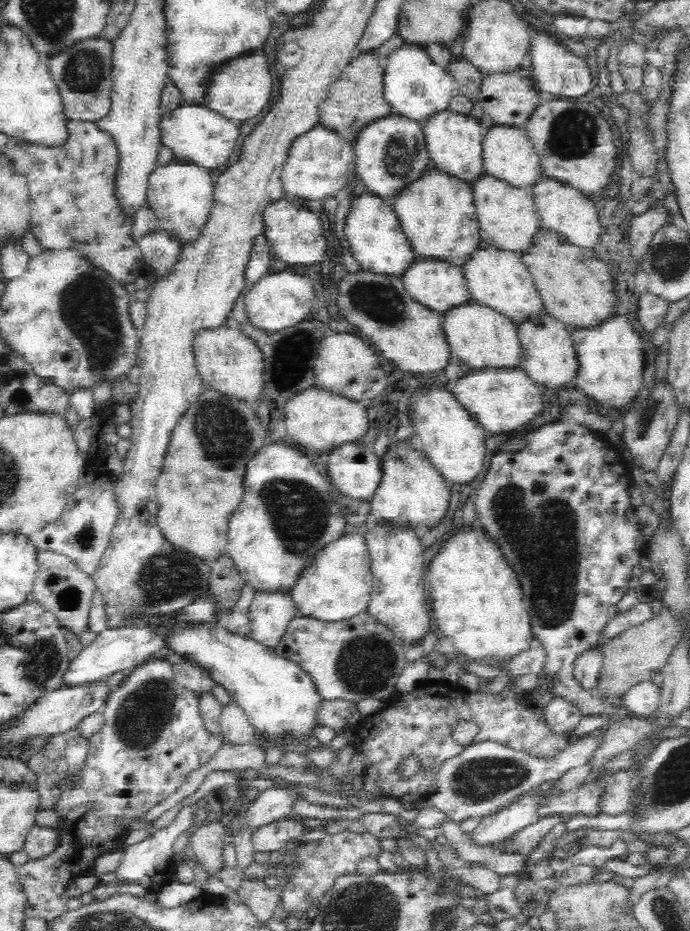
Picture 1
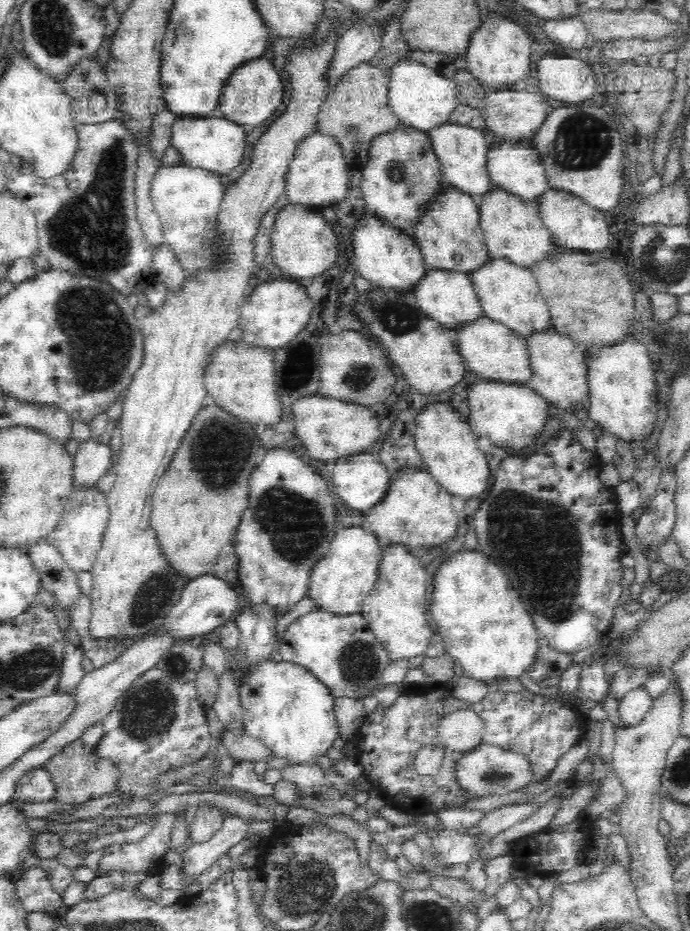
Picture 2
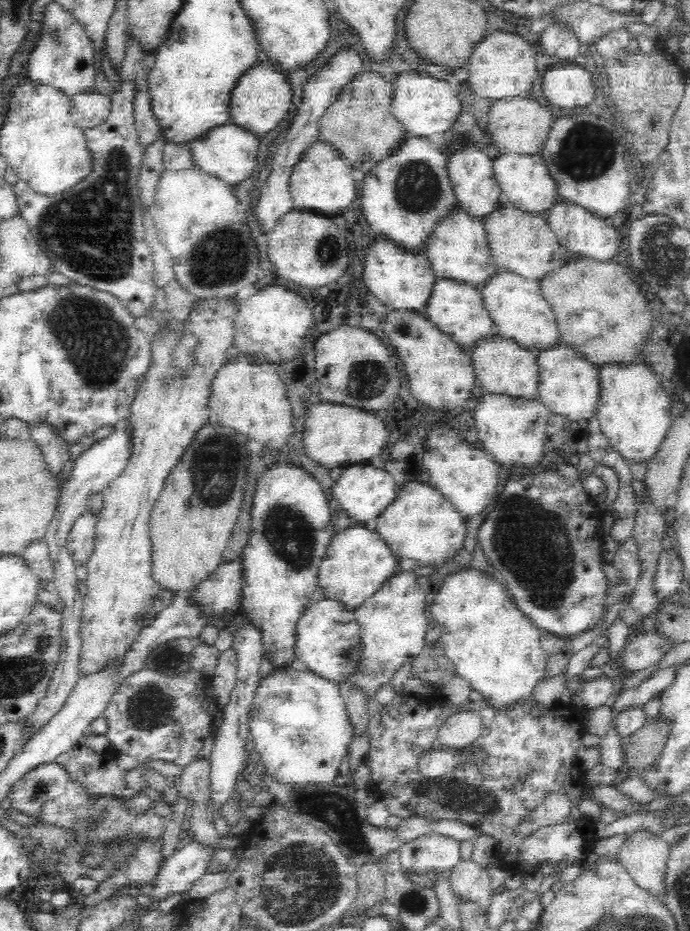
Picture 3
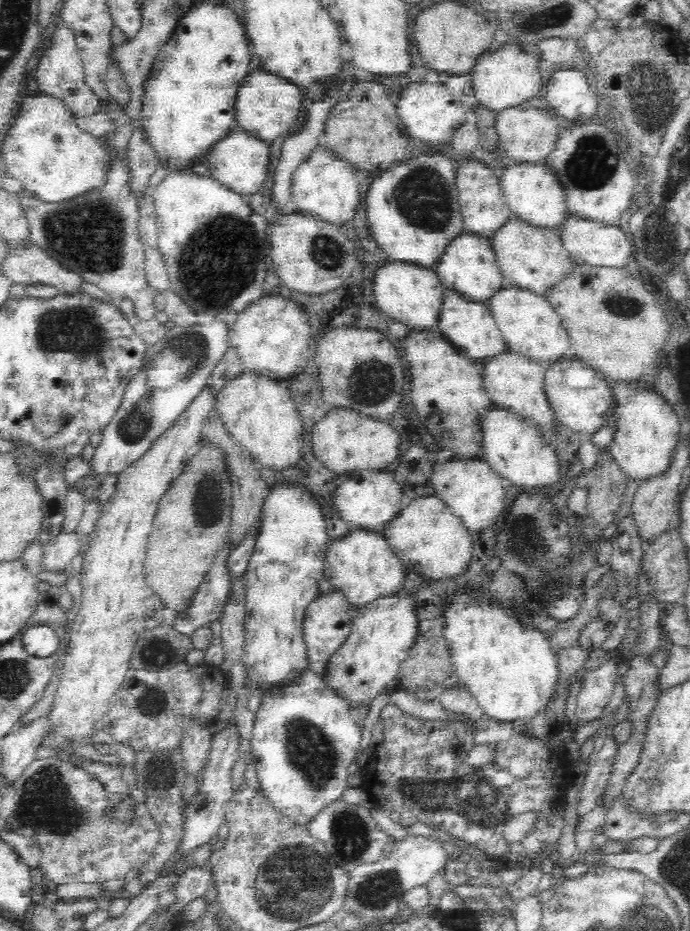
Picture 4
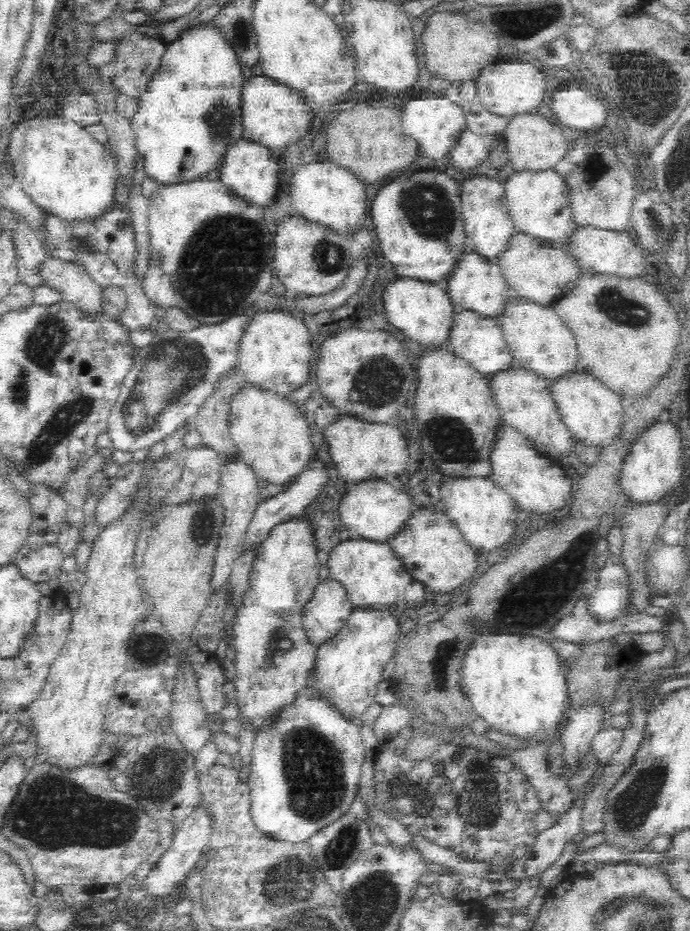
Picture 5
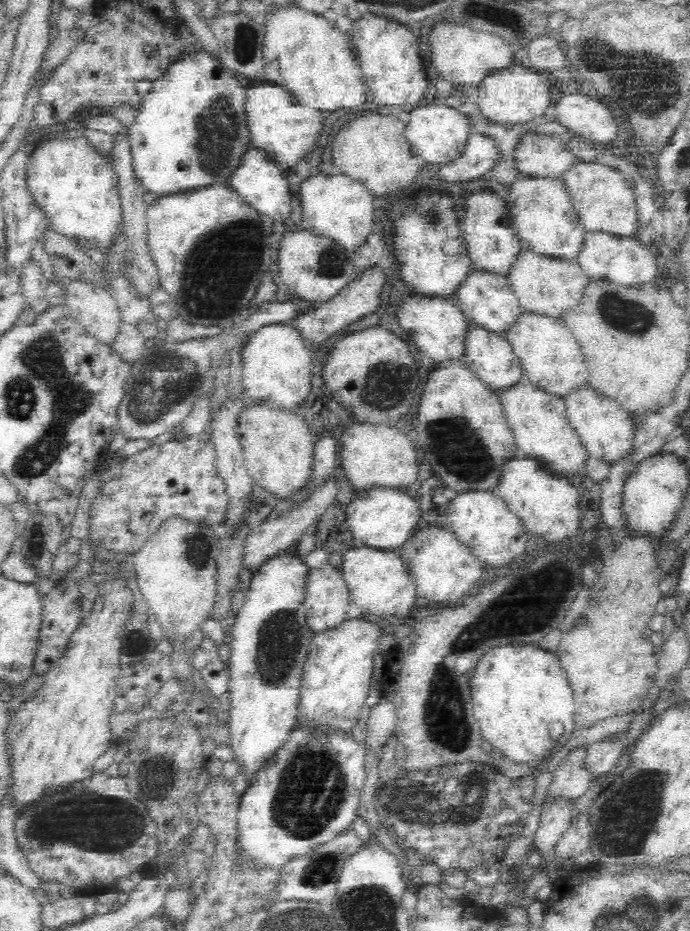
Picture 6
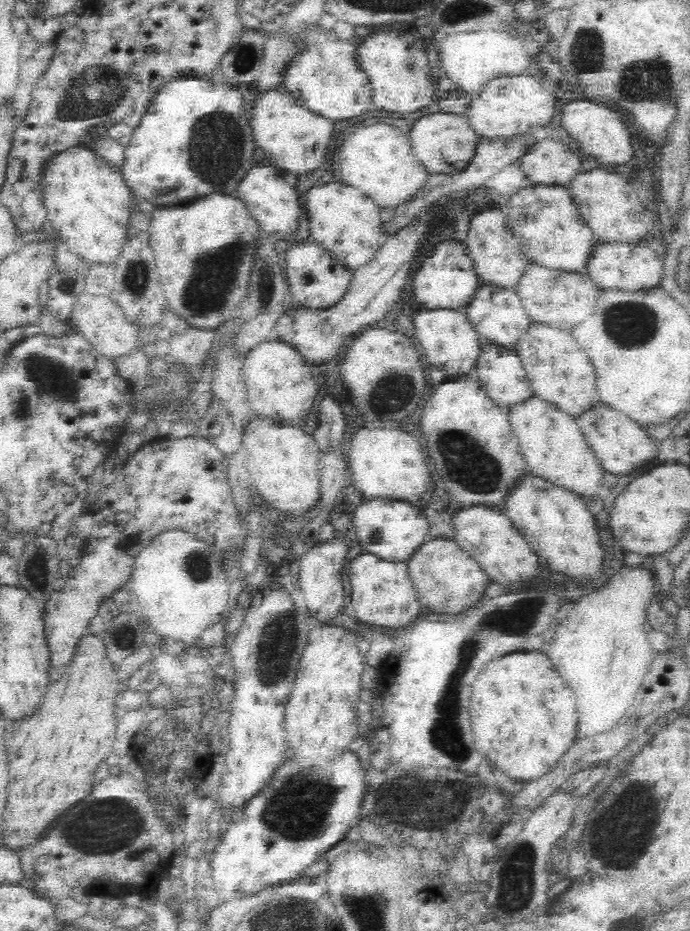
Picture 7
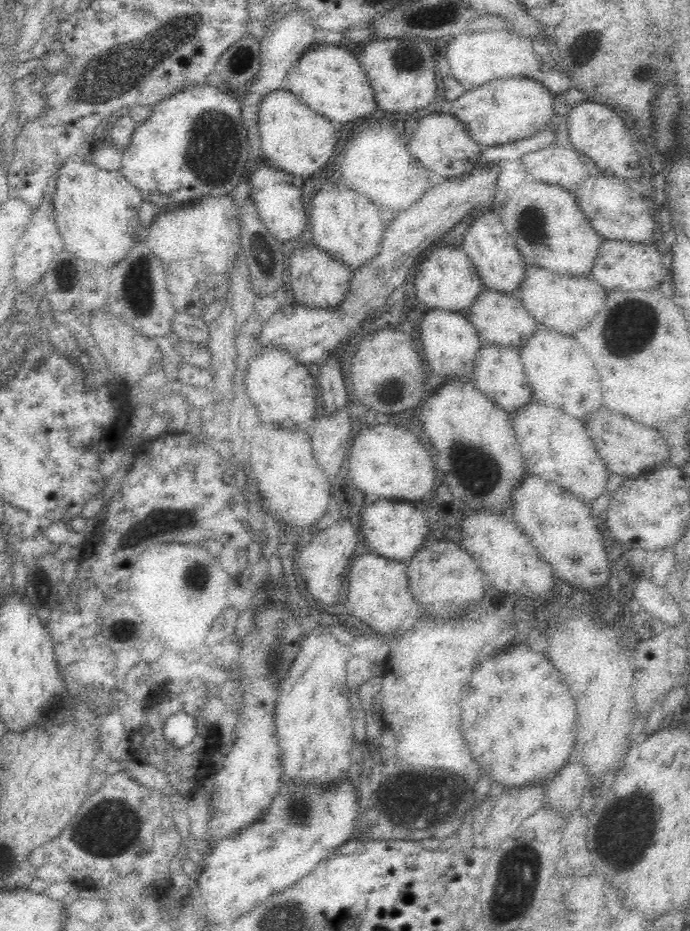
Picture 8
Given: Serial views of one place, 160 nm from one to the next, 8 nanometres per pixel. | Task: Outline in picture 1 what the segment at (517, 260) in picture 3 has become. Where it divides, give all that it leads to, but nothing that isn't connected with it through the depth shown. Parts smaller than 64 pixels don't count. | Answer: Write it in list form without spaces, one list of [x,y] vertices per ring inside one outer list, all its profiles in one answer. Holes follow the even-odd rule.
[[[484,174],[472,184],[473,199],[479,229],[487,244],[521,255],[524,250],[534,248],[534,240],[540,232],[541,222],[535,209],[533,189],[515,189],[506,182]]]

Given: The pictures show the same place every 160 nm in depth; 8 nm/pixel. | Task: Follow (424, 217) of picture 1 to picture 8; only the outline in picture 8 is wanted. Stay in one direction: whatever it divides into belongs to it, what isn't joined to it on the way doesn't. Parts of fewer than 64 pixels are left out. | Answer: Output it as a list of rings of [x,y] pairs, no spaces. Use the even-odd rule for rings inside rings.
[[[485,286],[465,313],[470,324],[476,329],[480,342],[487,346],[506,346],[518,349],[530,332],[534,332],[534,328],[539,326],[536,319],[521,304],[517,295],[510,295],[508,292],[500,292]]]

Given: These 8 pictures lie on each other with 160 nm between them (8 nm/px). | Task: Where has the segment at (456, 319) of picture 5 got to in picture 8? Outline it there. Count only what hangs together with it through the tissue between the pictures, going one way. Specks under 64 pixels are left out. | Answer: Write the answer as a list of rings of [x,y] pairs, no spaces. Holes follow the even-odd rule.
[[[483,344],[475,362],[471,376],[475,386],[506,412],[514,412],[518,406],[535,399],[517,348]]]

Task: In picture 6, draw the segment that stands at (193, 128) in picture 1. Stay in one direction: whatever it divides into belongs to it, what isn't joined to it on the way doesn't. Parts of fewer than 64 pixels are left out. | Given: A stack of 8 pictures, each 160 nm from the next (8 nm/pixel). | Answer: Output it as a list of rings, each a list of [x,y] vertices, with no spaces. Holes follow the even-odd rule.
[[[251,148],[242,158],[238,170],[234,170],[229,187],[236,191],[260,216],[272,218],[282,224],[292,212],[297,214],[296,198],[290,195],[287,173],[262,150]]]

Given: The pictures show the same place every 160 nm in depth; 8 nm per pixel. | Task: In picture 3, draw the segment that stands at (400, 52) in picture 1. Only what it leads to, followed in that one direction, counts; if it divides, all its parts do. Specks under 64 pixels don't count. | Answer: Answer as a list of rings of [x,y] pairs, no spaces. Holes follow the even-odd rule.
[[[404,72],[393,81],[392,114],[404,127],[406,136],[422,137],[438,140],[446,130],[451,130],[457,118],[461,115],[463,104],[456,93],[453,84],[442,79],[434,79],[429,74],[418,74],[418,72]]]

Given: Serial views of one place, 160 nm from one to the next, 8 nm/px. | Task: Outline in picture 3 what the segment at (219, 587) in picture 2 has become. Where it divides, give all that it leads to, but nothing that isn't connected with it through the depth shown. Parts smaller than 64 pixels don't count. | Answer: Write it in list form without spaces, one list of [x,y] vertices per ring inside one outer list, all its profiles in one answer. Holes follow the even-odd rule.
[[[242,559],[226,560],[194,591],[188,592],[194,601],[204,607],[209,618],[216,619],[226,612],[234,612],[241,600],[243,582]]]

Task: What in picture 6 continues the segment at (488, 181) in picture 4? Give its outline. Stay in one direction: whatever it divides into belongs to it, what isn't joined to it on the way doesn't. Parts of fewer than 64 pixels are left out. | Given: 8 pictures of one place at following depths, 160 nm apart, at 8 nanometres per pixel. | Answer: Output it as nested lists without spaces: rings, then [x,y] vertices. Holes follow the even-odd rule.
[[[495,186],[479,189],[460,204],[461,227],[464,242],[463,251],[472,261],[471,270],[481,270],[483,273],[497,274],[507,277],[510,268],[518,260],[522,250],[522,242],[512,230],[507,201],[500,197],[500,191]]]

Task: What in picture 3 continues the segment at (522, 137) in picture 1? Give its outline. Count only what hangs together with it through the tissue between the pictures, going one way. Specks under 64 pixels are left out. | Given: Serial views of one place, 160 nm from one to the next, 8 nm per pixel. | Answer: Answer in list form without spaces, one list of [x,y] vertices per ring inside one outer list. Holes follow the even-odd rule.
[[[506,154],[497,157],[493,160],[493,173],[501,194],[507,197],[510,204],[524,212],[546,217],[560,201],[556,181],[549,176],[549,170],[540,154]]]

